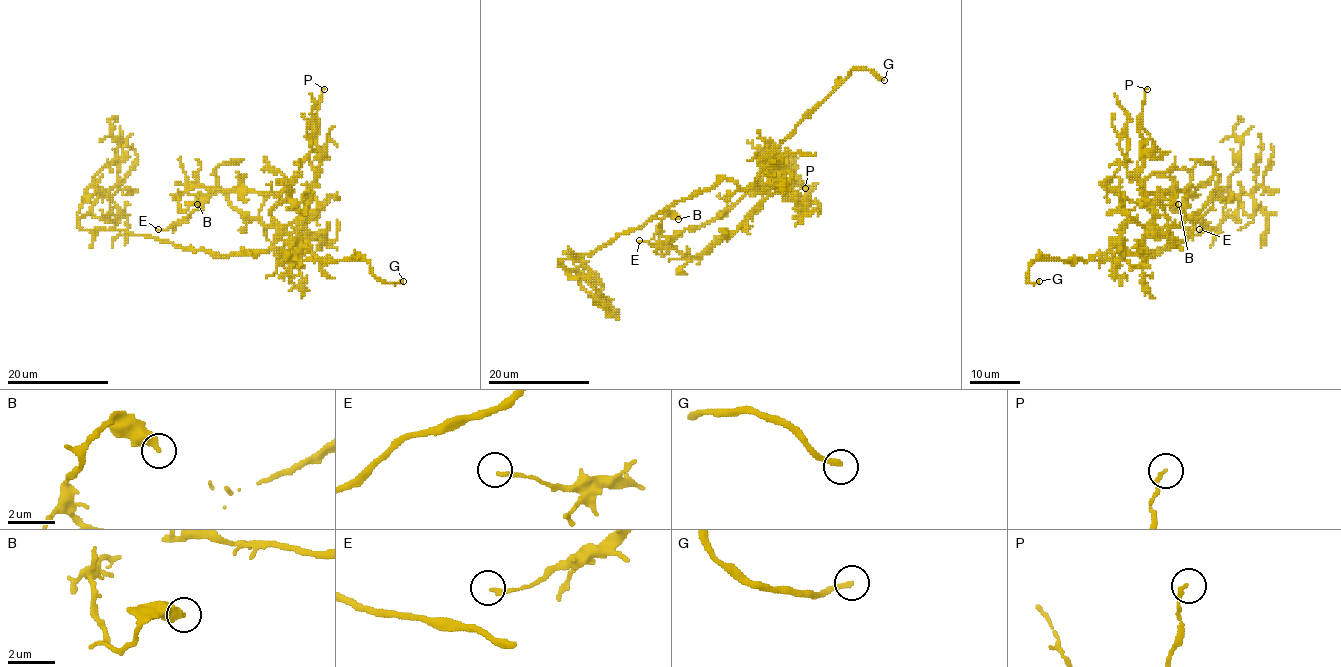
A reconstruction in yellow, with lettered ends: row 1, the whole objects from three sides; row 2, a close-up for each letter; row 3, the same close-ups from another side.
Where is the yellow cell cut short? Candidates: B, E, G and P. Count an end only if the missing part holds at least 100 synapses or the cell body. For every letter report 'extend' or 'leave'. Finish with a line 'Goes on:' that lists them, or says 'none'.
B: leave
E: leave
G: extend
P: leave
Goes on: G

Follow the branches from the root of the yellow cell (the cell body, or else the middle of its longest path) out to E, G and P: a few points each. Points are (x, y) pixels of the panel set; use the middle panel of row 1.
E: (692, 196), (723, 179), (740, 188), (759, 185), (769, 194), (701, 256), (639, 240)
G: (692, 196), (723, 179), (749, 188), (768, 156), (853, 69), (871, 70), (884, 80)
P: (692, 196), (723, 179), (731, 179), (740, 188), (759, 185), (788, 196), (794, 180), (805, 188)

